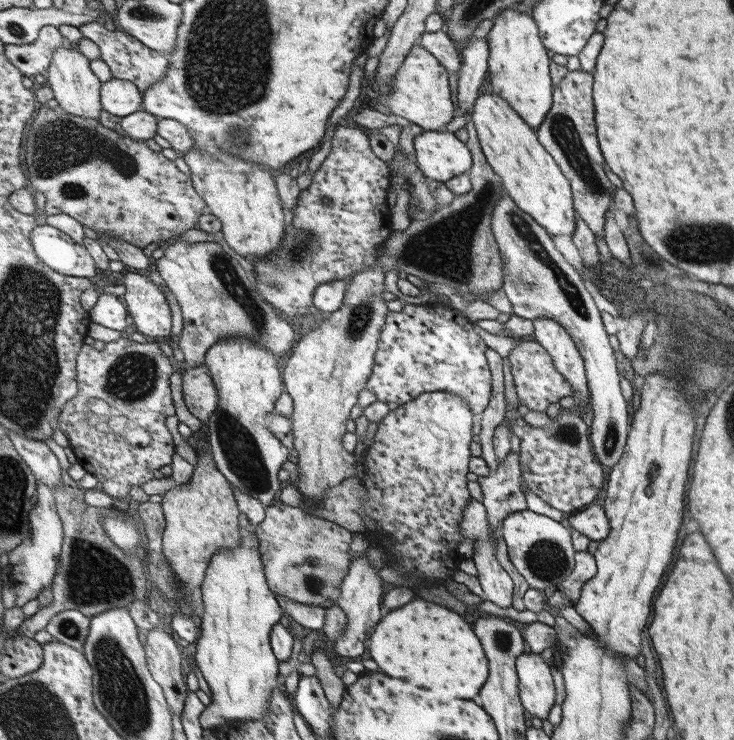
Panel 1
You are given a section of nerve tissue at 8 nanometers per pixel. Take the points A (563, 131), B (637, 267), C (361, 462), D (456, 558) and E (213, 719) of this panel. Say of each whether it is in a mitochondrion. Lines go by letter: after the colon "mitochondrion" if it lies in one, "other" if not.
A: mitochondrion
B: other
C: other
D: other
E: other

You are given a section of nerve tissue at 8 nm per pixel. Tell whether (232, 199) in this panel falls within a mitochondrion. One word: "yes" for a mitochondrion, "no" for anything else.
no

